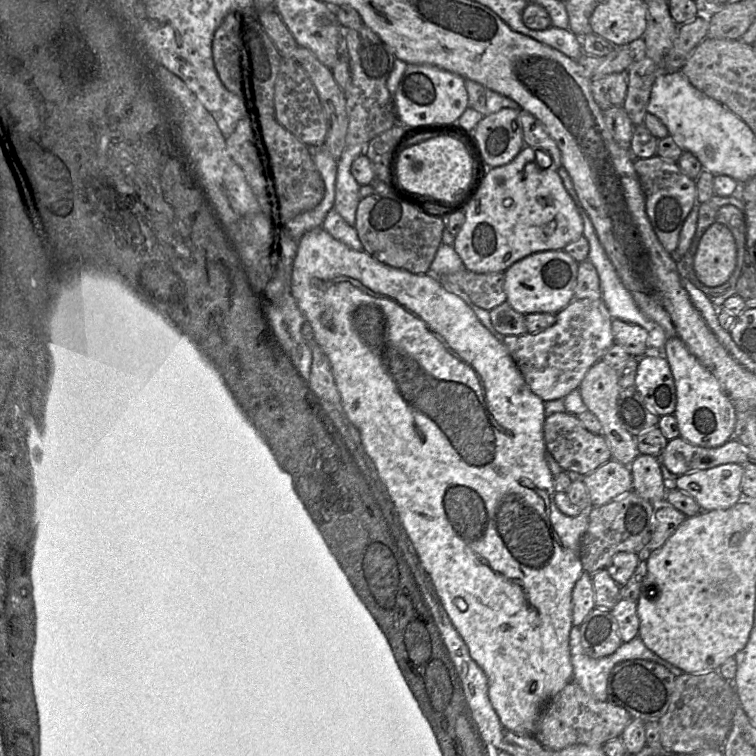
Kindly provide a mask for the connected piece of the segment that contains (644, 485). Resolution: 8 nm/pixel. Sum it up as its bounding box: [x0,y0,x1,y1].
[629,455,666,510]

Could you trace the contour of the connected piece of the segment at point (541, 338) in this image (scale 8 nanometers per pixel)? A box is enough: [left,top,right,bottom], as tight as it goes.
[502,297,615,401]

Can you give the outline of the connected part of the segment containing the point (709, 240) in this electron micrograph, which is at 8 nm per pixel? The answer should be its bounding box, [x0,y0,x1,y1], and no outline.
[694,223,737,287]

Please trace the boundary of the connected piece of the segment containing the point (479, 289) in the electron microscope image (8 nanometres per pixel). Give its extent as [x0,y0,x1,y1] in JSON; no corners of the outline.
[437,269,507,311]

